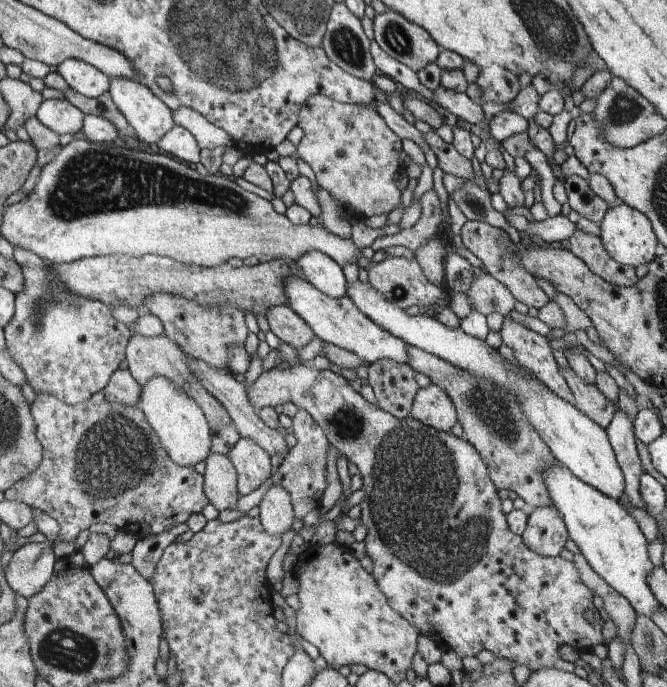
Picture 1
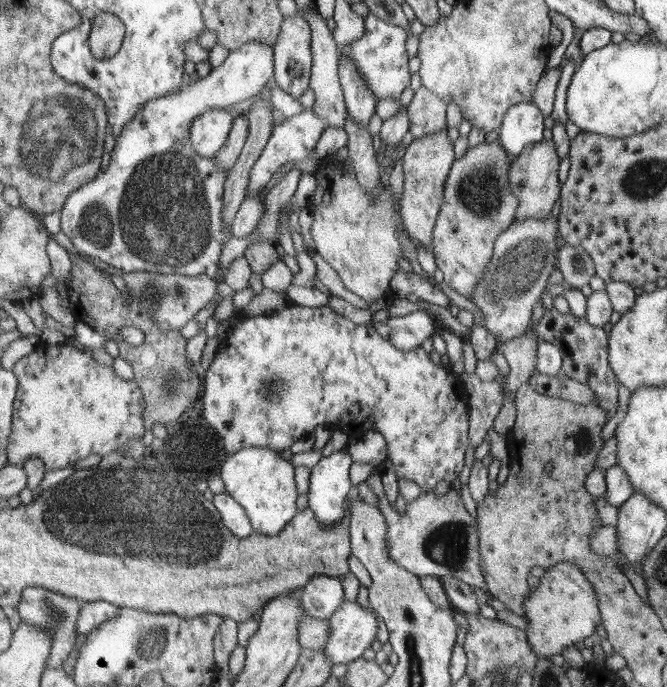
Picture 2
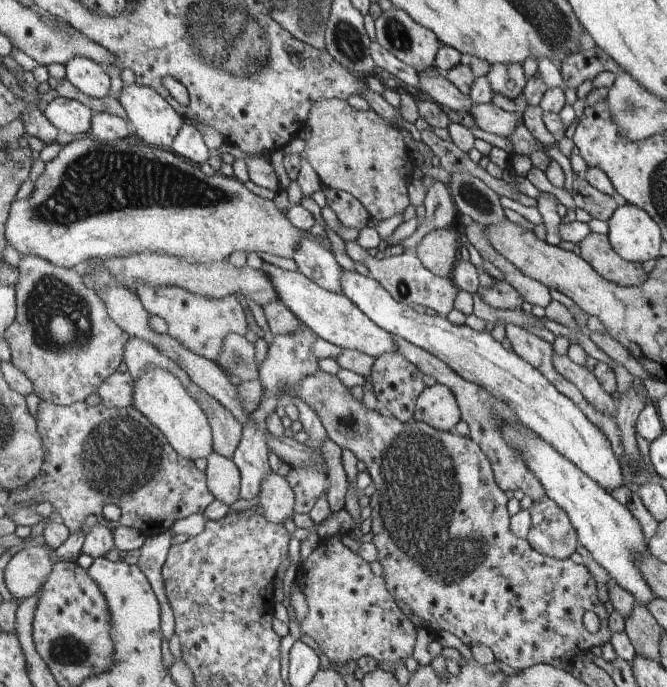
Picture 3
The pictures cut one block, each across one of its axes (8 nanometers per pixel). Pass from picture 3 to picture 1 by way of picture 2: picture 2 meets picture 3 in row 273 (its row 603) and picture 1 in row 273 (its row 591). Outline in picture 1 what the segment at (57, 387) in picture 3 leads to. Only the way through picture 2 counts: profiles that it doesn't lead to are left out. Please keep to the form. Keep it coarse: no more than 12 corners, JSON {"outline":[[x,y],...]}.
{"outline":[[14,246],[25,290],[3,329],[38,393],[106,388],[128,328]]}

